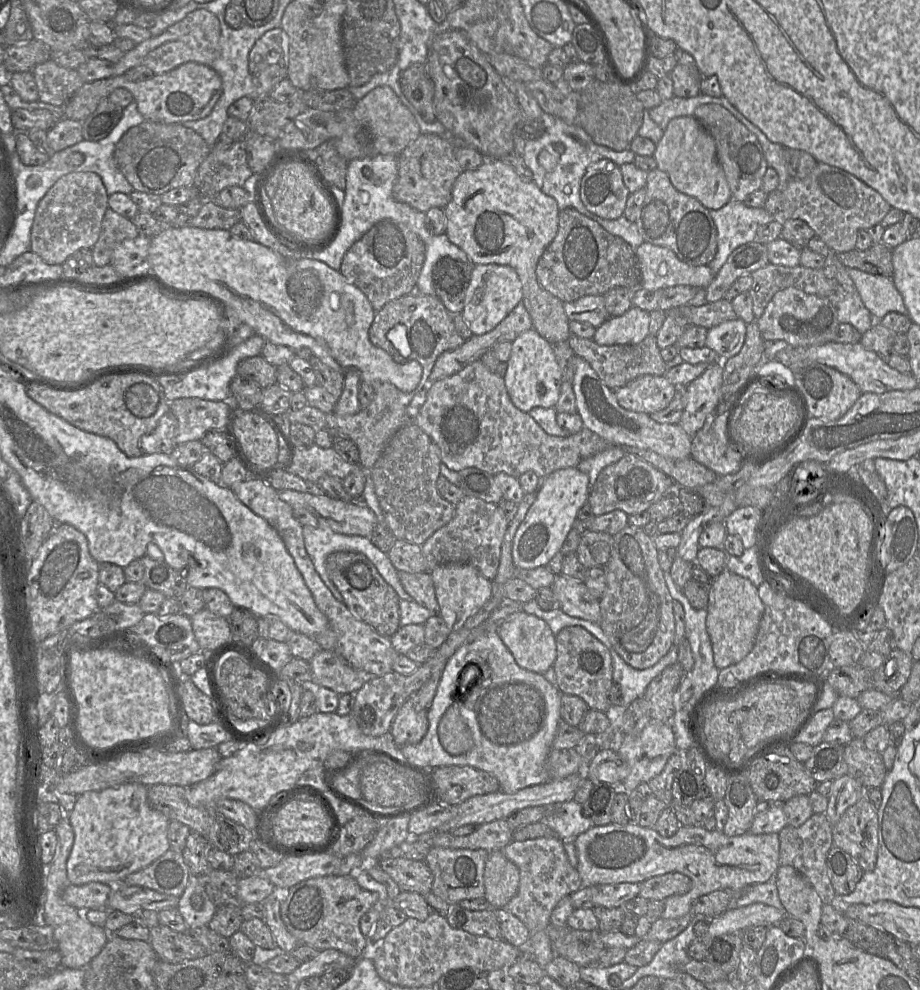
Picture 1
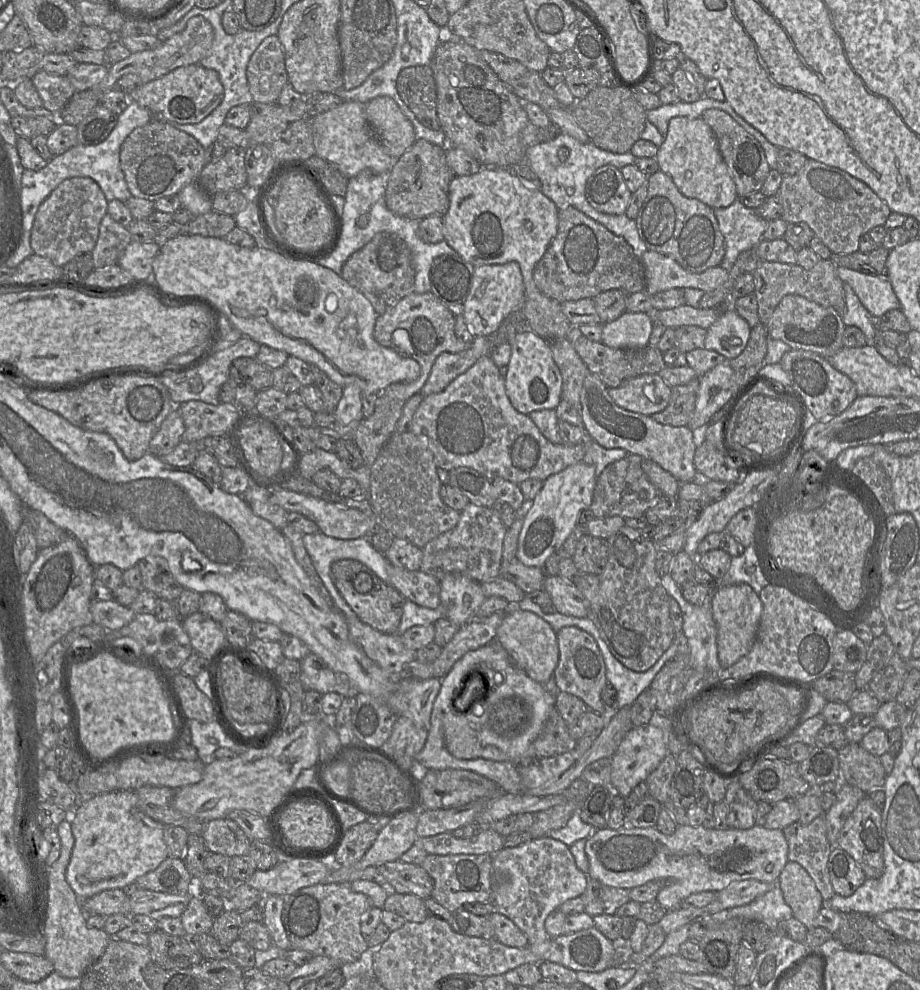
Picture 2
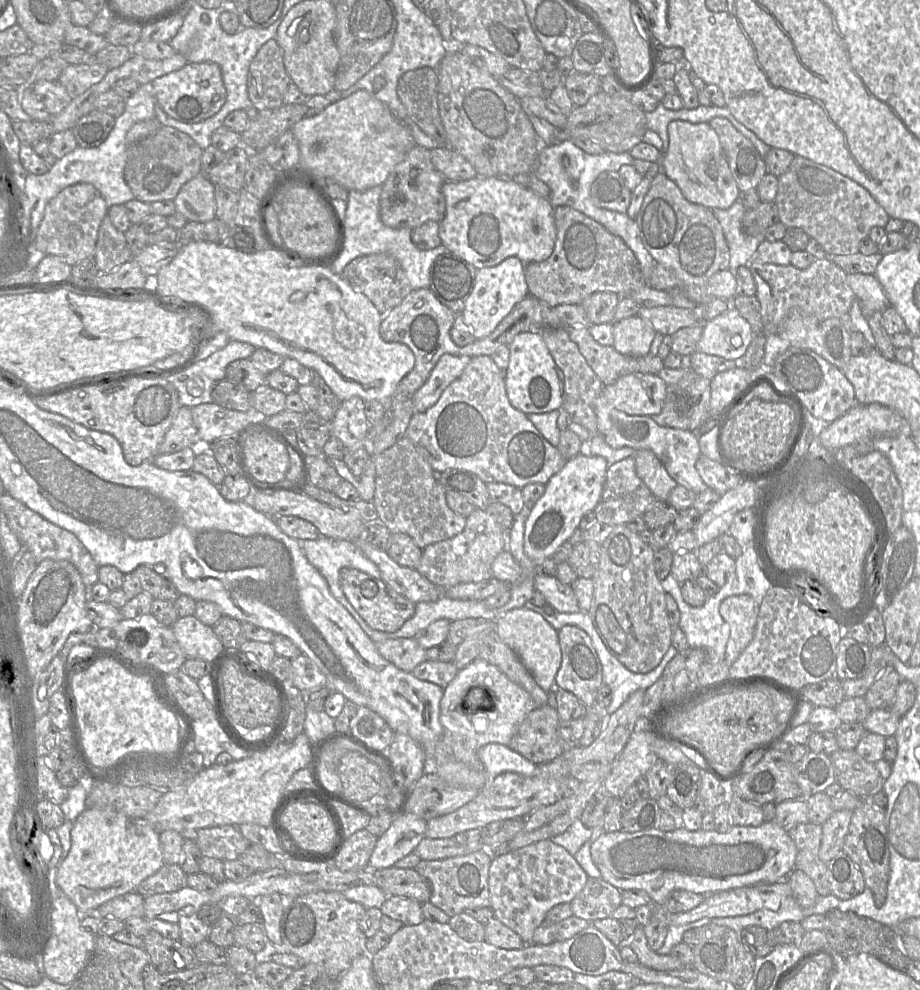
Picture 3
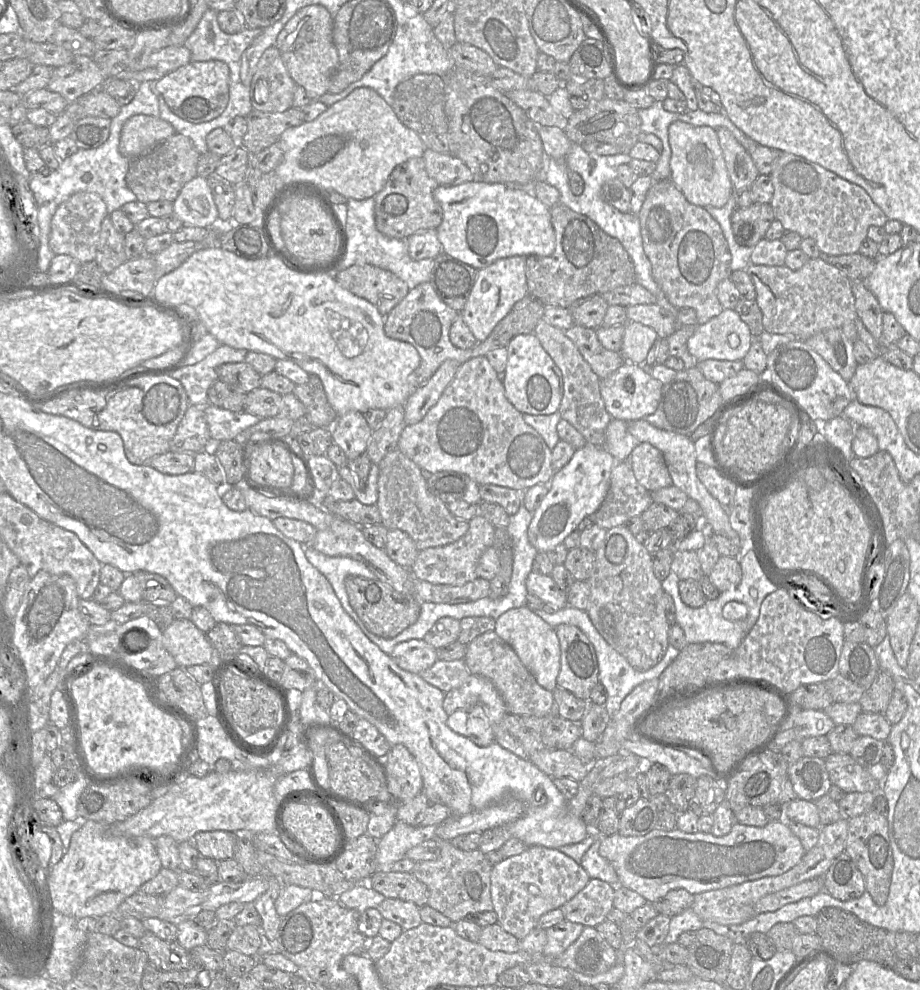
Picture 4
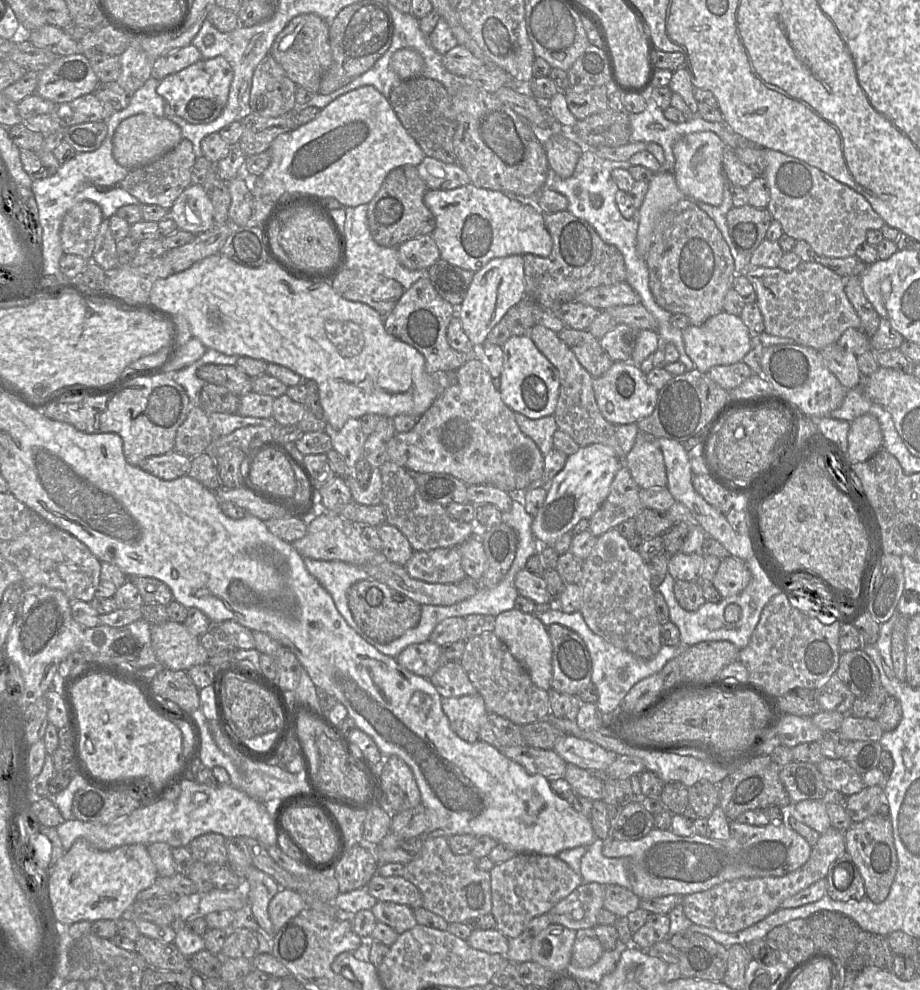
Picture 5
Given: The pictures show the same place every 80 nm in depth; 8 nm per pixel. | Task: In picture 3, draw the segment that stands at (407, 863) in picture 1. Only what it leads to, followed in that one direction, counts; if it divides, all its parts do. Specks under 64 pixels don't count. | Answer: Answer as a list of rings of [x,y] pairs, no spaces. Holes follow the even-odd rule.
[[[395,866],[374,871],[376,886],[388,896],[400,896],[424,904],[430,901],[431,885],[415,869]]]

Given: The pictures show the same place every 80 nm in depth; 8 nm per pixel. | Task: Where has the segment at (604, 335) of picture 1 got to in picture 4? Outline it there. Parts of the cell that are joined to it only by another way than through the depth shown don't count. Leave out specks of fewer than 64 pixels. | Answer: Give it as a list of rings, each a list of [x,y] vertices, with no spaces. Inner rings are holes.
[[[627,321],[620,354],[625,362],[642,365],[654,342],[659,339],[656,332],[639,322]]]

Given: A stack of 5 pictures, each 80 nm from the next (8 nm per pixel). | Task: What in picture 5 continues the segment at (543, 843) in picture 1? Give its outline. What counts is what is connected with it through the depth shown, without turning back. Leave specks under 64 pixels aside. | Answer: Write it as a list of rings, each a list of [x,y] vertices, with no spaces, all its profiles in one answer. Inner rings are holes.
[[[520,853],[506,862],[495,864],[489,873],[491,914],[496,921],[496,928],[509,939],[522,934],[533,918],[548,913],[583,883],[581,875],[574,872],[558,855]]]

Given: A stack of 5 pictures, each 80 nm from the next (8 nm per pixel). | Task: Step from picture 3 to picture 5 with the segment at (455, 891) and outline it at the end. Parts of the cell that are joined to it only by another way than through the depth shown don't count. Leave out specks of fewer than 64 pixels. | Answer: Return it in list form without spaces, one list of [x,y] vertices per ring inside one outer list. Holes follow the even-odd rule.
[[[446,837],[422,841],[417,858],[406,865],[405,878],[423,895],[423,907],[450,923],[466,921],[491,913],[491,880],[489,871],[477,867],[477,858],[470,853],[455,855]]]

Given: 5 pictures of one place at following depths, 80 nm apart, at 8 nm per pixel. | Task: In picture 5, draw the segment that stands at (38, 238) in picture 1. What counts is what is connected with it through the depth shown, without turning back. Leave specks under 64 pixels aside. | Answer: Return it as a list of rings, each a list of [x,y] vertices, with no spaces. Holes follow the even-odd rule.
[[[82,201],[64,216],[60,239],[64,254],[73,254],[91,260],[95,238],[103,220],[101,208],[92,201]]]

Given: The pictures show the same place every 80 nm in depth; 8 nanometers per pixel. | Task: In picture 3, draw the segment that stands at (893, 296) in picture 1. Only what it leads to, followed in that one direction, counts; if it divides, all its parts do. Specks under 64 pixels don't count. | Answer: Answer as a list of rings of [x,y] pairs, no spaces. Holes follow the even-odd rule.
[[[847,274],[847,281],[861,306],[883,311],[890,305],[888,297],[874,274]]]

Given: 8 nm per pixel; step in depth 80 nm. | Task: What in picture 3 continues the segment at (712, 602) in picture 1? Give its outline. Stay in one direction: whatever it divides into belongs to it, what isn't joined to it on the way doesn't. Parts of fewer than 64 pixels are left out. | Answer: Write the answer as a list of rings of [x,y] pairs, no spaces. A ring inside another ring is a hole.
[[[747,594],[733,595],[722,601],[719,612],[730,626],[725,662],[732,664],[751,642],[756,627],[759,604]]]

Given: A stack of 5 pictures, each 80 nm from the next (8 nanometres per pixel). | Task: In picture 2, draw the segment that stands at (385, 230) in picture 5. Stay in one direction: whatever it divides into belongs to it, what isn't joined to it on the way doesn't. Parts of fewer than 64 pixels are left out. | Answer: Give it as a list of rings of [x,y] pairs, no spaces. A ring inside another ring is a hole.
[[[417,139],[395,160],[385,192],[386,206],[395,215],[409,219],[422,220],[430,215],[443,217],[449,208],[449,184],[454,176],[446,162],[446,146]]]

